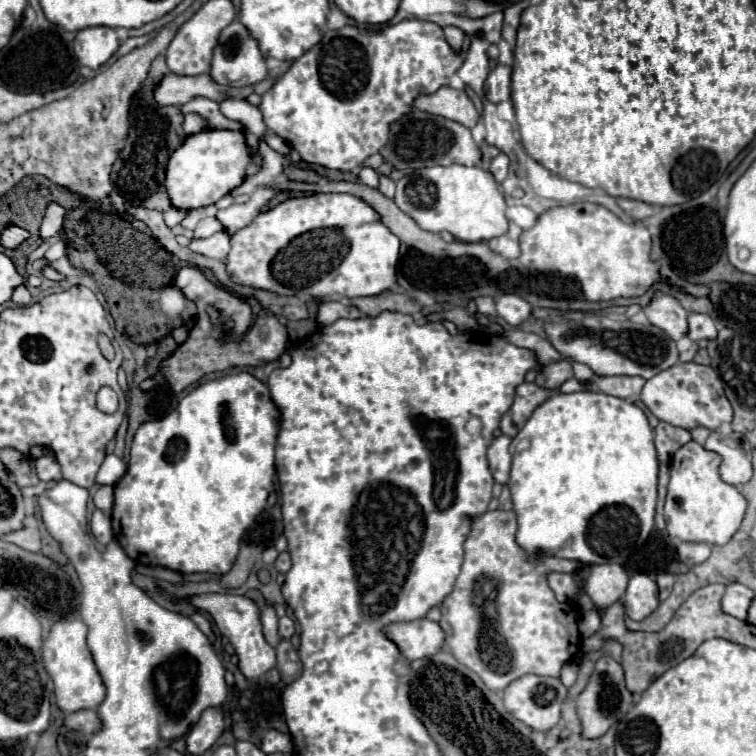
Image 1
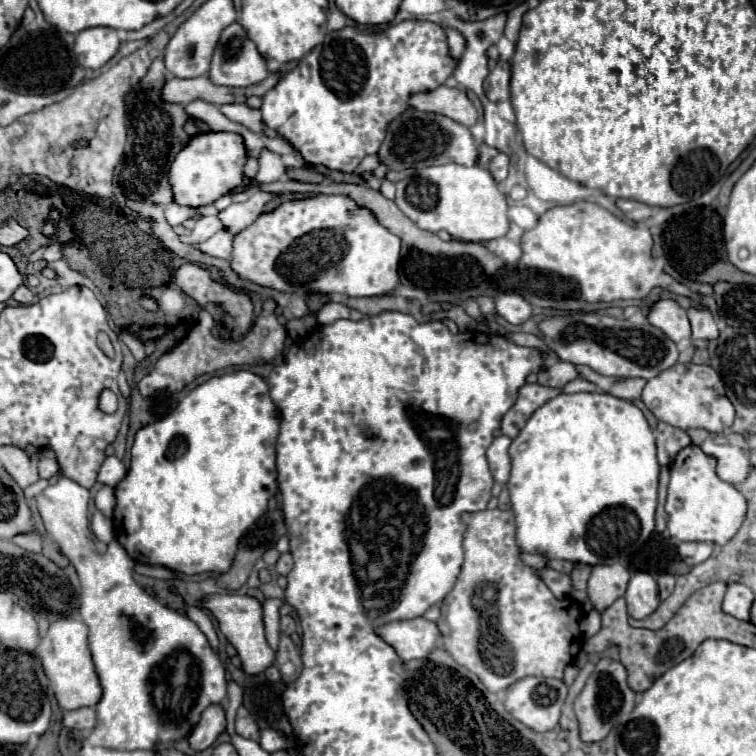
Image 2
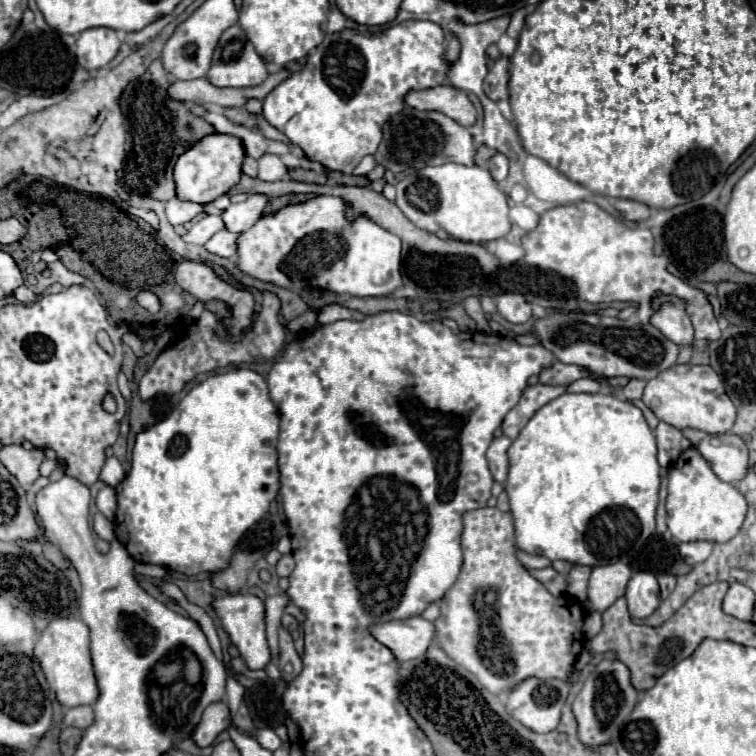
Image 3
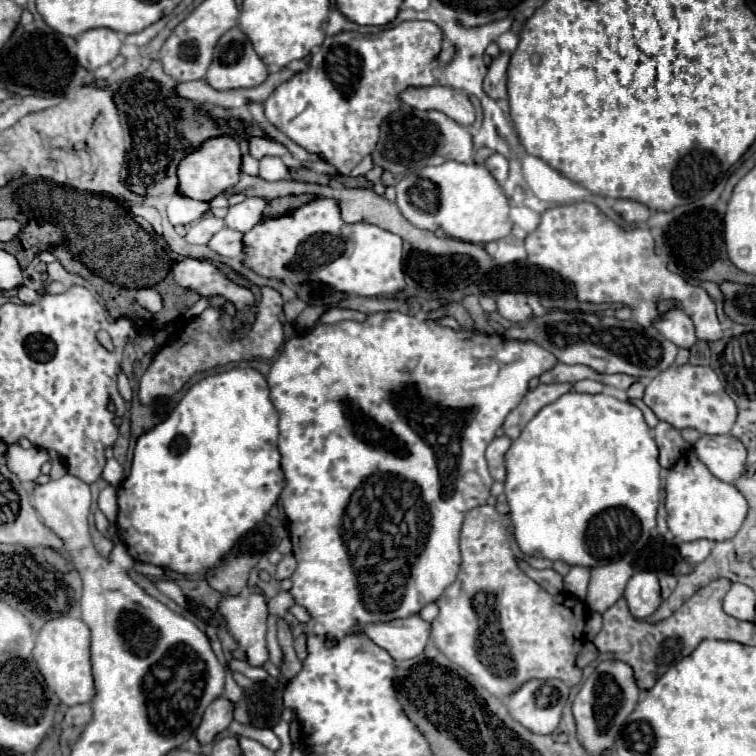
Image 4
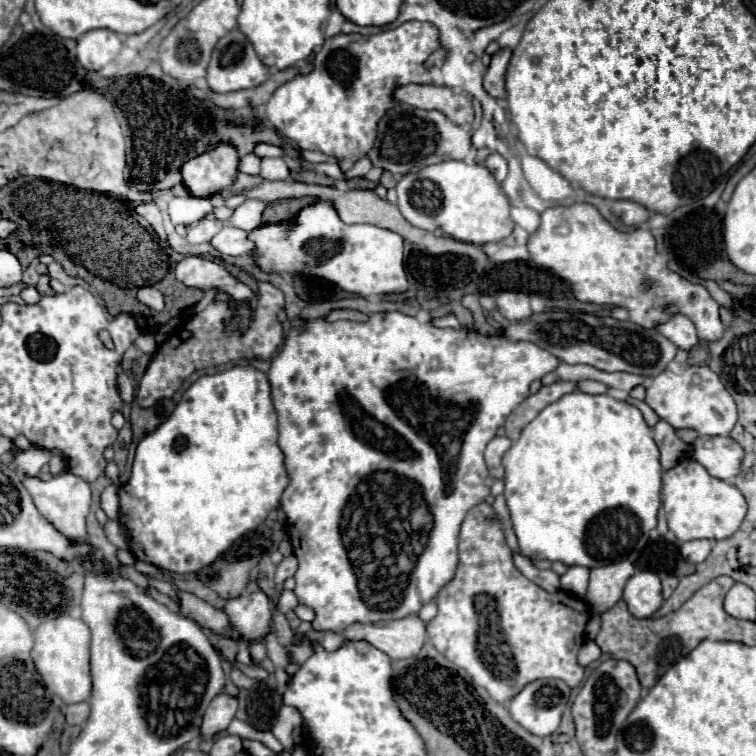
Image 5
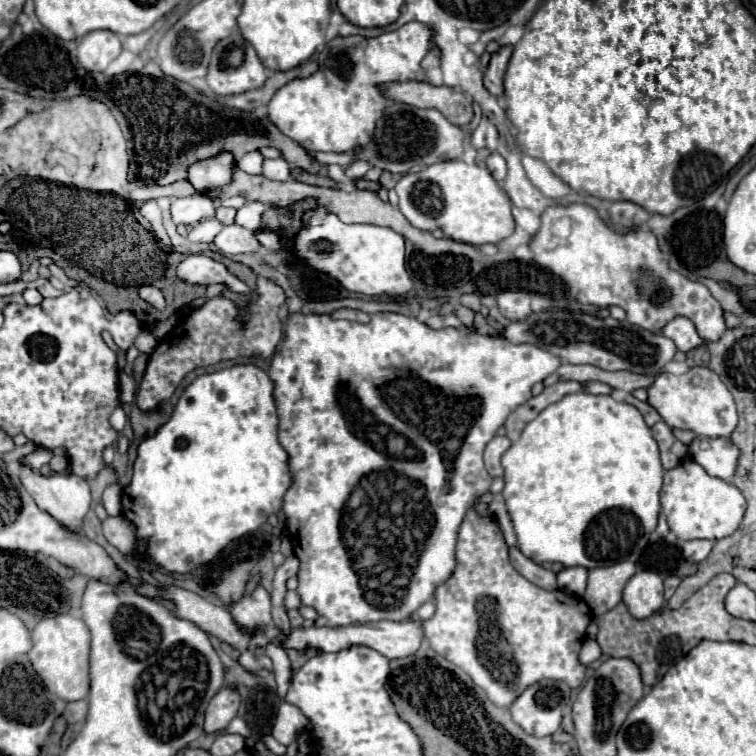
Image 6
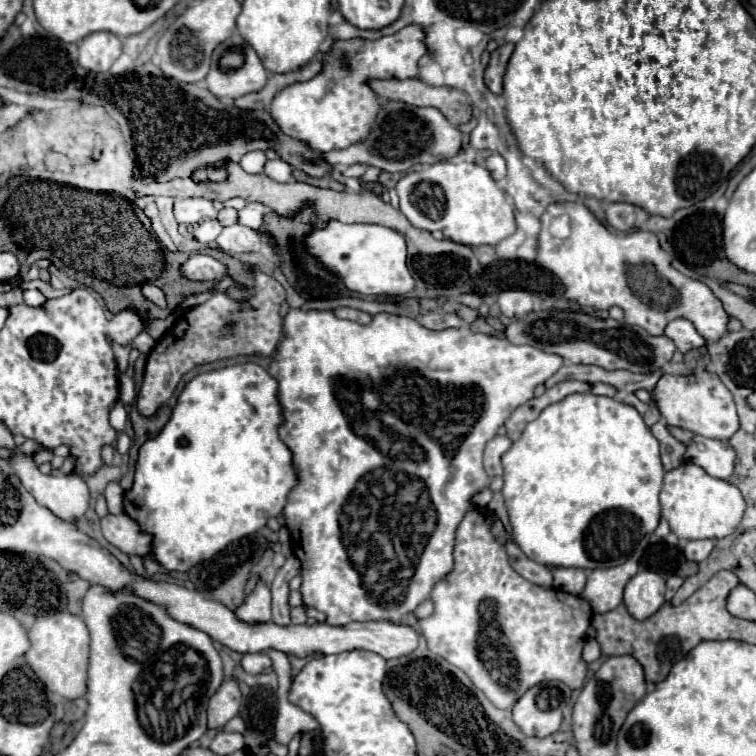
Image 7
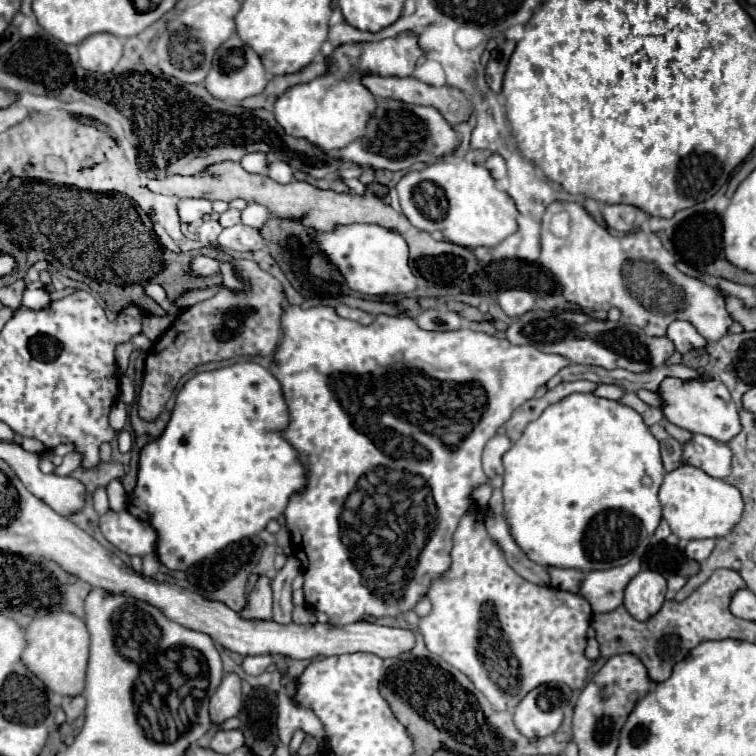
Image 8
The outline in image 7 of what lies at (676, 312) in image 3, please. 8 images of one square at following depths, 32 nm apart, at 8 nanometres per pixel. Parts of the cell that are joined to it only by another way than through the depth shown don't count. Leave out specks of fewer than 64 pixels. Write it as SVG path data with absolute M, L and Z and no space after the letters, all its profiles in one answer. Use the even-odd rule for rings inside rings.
M674 320L666 326L666 336L676 344L676 348L686 354L692 348L700 348L706 344L706 340L696 332L694 324L688 320Z

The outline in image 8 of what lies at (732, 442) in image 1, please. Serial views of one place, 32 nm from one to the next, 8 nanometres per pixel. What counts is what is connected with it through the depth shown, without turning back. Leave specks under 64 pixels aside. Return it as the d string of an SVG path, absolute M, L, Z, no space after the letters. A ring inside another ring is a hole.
M694 434L689 442L696 451L696 458L686 458L688 462L700 464L700 470L704 470L712 478L728 476L732 452L726 444L720 444L718 440L704 434Z

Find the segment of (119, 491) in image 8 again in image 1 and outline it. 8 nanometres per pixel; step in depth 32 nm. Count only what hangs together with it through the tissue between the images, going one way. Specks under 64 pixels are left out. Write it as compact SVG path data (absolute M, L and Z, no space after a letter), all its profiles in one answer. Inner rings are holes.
M102 486L94 494L94 504L96 504L96 508L100 508L102 512L106 512L110 516L112 506L114 506L114 490L112 490L112 486Z

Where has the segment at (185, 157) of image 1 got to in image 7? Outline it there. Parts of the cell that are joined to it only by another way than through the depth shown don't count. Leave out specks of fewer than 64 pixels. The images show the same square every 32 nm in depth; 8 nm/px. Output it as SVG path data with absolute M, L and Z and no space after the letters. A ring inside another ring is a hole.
M220 164L204 166L202 170L192 174L194 180L224 180L224 172L220 172Z

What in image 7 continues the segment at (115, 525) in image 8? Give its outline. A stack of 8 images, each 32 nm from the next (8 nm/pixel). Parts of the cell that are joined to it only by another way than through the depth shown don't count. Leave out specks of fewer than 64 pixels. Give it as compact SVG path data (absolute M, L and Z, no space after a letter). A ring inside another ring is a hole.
M106 514L102 520L104 538L124 554L146 556L152 552L152 534L144 532L128 514Z

